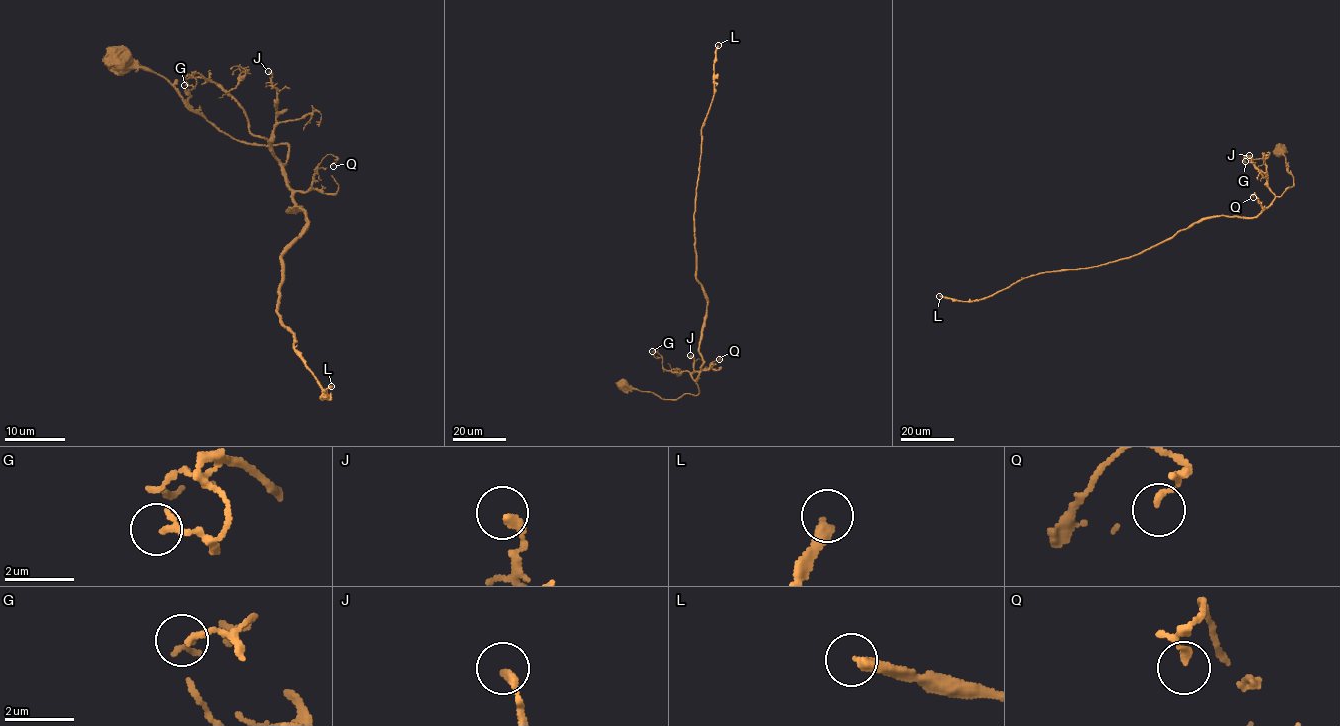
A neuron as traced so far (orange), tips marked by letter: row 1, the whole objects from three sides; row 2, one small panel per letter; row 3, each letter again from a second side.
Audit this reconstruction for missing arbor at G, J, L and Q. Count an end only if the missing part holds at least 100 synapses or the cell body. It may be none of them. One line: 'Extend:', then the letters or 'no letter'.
Extend: L

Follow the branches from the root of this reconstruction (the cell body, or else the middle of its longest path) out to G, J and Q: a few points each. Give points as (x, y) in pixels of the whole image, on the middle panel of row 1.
G: (623, 386), (652, 392), (663, 399), (699, 394), (697, 384), (688, 372), (667, 371), (658, 349), (652, 351)
J: (623, 386), (652, 392), (663, 399), (697, 395), (699, 388), (691, 376), (694, 359), (690, 355)
Q: (623, 386), (652, 392), (663, 399), (677, 399), (685, 394), (697, 395), (698, 375), (719, 359)

